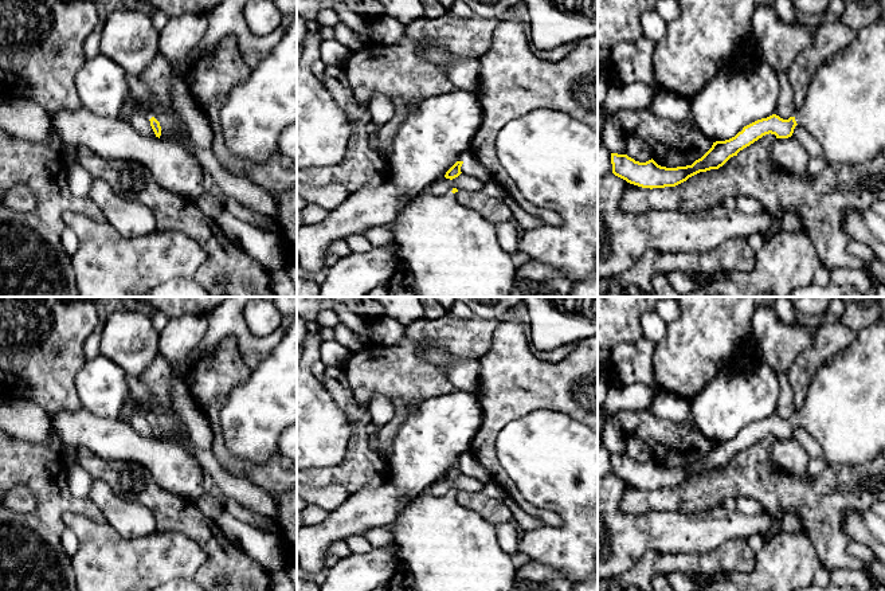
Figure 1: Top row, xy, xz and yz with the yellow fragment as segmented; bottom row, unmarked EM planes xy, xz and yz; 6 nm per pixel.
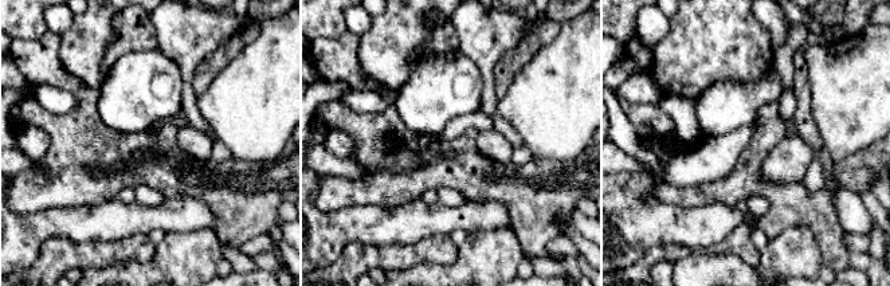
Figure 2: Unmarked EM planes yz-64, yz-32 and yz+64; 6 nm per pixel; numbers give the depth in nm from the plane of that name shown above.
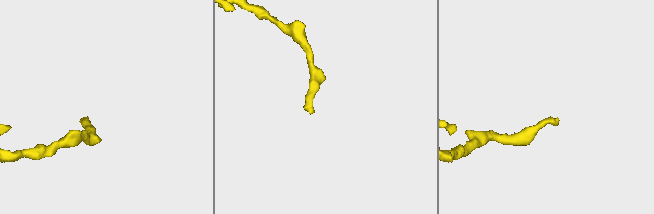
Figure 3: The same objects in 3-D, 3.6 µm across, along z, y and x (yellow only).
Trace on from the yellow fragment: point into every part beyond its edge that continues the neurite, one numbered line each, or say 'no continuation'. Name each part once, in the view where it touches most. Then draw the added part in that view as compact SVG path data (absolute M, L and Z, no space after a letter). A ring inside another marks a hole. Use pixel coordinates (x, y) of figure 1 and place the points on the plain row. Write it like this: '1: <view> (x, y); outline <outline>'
1: yz (844, 410); outline M877 321L859 333L843 351L827 359L808 383L803 406L795 411L795 422L819 445L829 466L864 465L885 447L885 322Z

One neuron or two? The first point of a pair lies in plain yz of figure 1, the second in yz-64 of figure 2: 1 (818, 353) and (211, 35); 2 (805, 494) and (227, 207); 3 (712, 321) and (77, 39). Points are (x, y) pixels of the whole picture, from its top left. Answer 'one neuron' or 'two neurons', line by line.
1: two neurons
2: one neuron
3: one neuron

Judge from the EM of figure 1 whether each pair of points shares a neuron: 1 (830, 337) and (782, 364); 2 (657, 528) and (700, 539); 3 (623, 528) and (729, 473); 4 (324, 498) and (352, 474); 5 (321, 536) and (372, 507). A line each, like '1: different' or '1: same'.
1: different
2: same
3: different
4: different
5: same

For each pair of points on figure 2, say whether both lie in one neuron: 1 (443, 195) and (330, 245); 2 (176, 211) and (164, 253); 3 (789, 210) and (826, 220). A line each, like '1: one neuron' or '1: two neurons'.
1: two neurons
2: two neurons
3: one neuron

